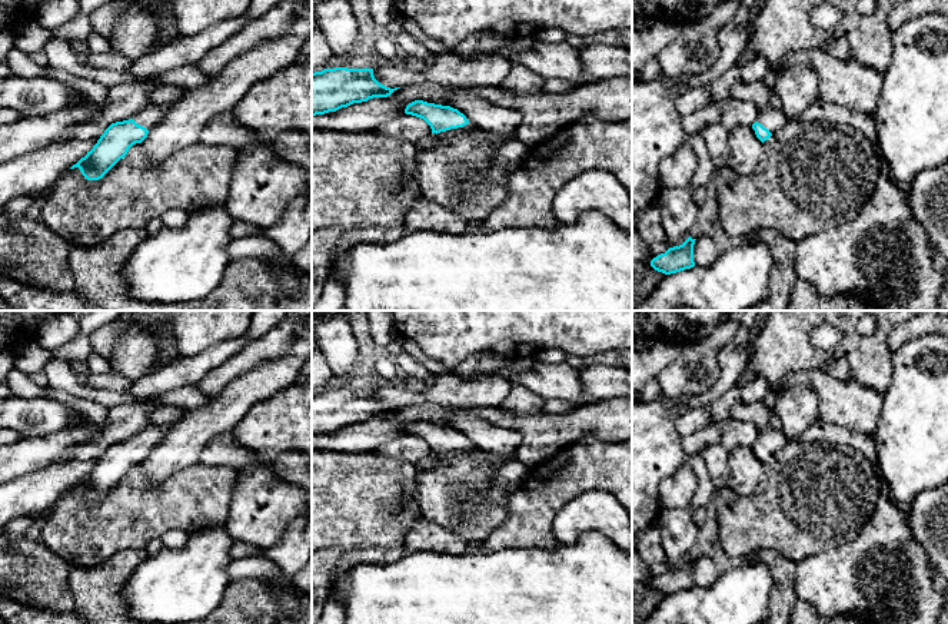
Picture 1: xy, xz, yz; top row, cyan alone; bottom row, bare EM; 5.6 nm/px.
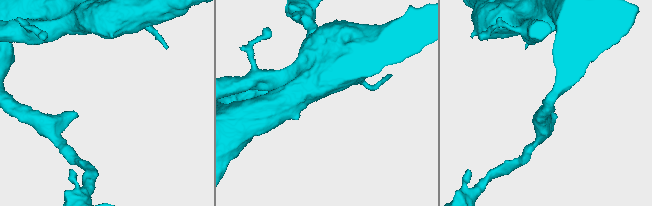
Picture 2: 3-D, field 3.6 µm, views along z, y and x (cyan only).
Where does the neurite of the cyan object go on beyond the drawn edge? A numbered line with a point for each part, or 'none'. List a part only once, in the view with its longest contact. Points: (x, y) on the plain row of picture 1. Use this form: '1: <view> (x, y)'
1: xz (469, 450)

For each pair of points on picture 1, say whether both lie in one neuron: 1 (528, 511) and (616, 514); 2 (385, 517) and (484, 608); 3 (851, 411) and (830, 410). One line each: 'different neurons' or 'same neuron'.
1: different neurons
2: different neurons
3: same neuron

